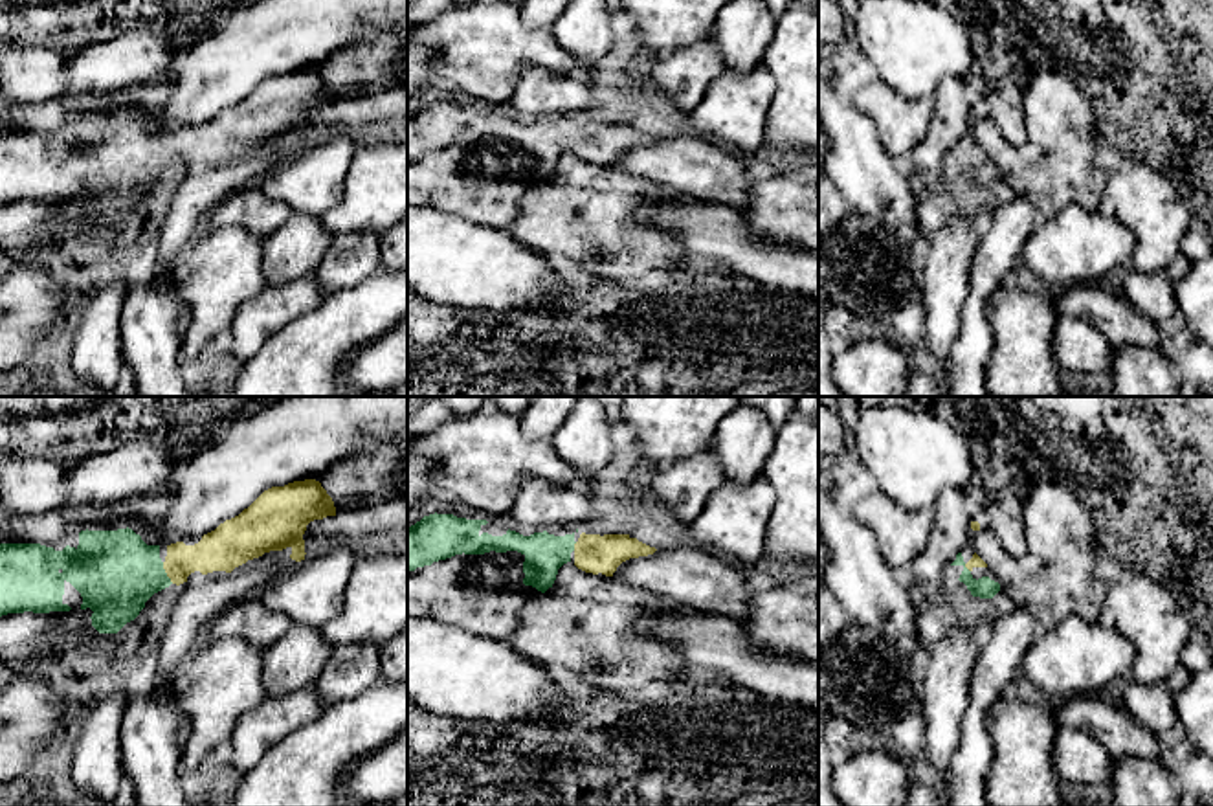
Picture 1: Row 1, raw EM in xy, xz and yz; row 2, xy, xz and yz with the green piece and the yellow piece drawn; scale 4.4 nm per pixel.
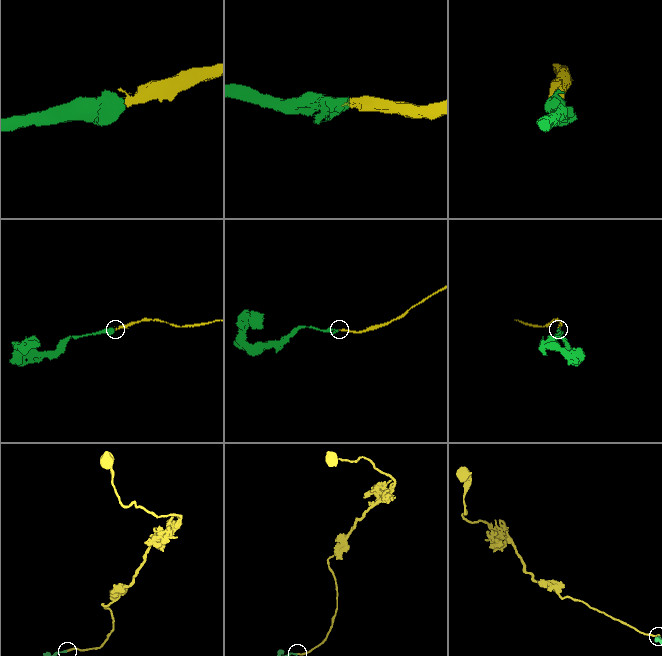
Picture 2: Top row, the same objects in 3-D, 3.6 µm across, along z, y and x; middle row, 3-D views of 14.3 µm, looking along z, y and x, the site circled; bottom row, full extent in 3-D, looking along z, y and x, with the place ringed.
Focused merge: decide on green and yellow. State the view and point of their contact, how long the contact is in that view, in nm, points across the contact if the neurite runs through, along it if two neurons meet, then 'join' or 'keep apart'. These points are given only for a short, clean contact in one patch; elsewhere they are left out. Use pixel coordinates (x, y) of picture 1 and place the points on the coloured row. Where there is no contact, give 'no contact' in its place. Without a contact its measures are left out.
contact xy (166, 573); length 110 nm; way xy (116, 571), (166, 573), (184, 559), (217, 551); join

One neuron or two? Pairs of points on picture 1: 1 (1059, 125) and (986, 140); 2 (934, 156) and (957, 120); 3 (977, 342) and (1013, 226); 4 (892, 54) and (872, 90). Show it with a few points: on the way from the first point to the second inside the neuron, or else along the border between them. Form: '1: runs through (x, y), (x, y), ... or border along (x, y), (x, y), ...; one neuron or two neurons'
1: runs through (1041, 144), (1032, 153), (1004, 153); one neuron
2: runs through (936, 147), (947, 129); one neuron
3: runs through (977, 313), (977, 294), (997, 256); one neuron
4: border along (878, 76), (896, 92), (916, 98); two neurons

